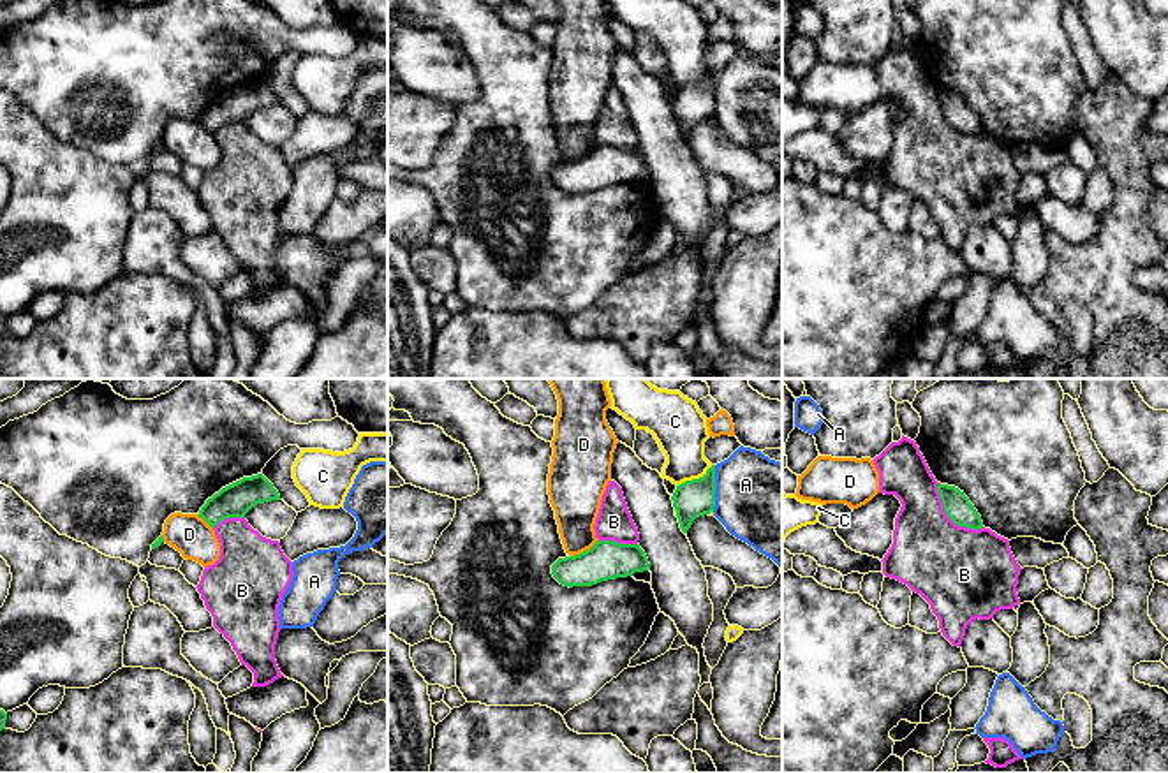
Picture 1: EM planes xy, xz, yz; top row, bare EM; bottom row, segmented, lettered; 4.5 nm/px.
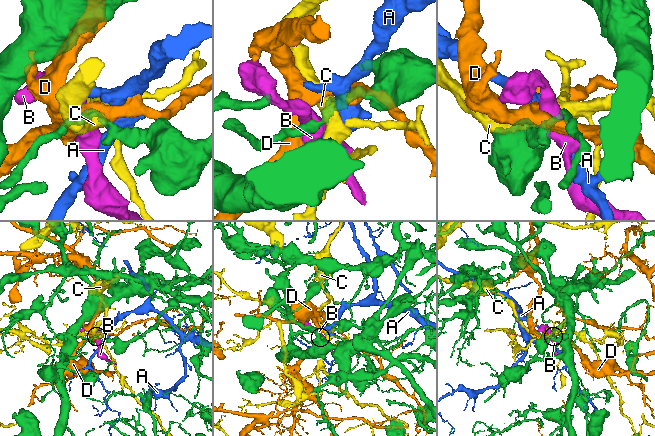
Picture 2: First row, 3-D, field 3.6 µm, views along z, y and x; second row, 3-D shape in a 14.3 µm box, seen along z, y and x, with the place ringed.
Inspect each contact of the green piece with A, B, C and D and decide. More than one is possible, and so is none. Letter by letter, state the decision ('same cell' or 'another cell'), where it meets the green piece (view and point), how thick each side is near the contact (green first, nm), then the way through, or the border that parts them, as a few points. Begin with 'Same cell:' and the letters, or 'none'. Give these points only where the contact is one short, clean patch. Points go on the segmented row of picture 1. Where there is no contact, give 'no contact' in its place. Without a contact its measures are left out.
Same cell: none
A: another cell; meets green in xz at (714, 488); 170 nm thick on the green side, 400 nm on the other
B: another cell; meets green in yz at (950, 518); 120 nm thick on the green side, 400 nm on the other; border along yz (938, 483), (943, 511), (955, 523), (973, 529), (983, 527)
C: another cell; meets green in xz at (694, 479); 170 nm thick on the green side, 240 nm on the other
D: another cell; meets green in xz at (584, 552); 180 nm thick on the green side, 220 nm on the other

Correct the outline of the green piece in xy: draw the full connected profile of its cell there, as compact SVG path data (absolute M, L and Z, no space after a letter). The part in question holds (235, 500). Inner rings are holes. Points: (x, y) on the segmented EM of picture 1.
M257 474L222 488L206 500L197 516L215 528L220 521L245 518L252 507L271 500L280 500L278 491L262 474Z

